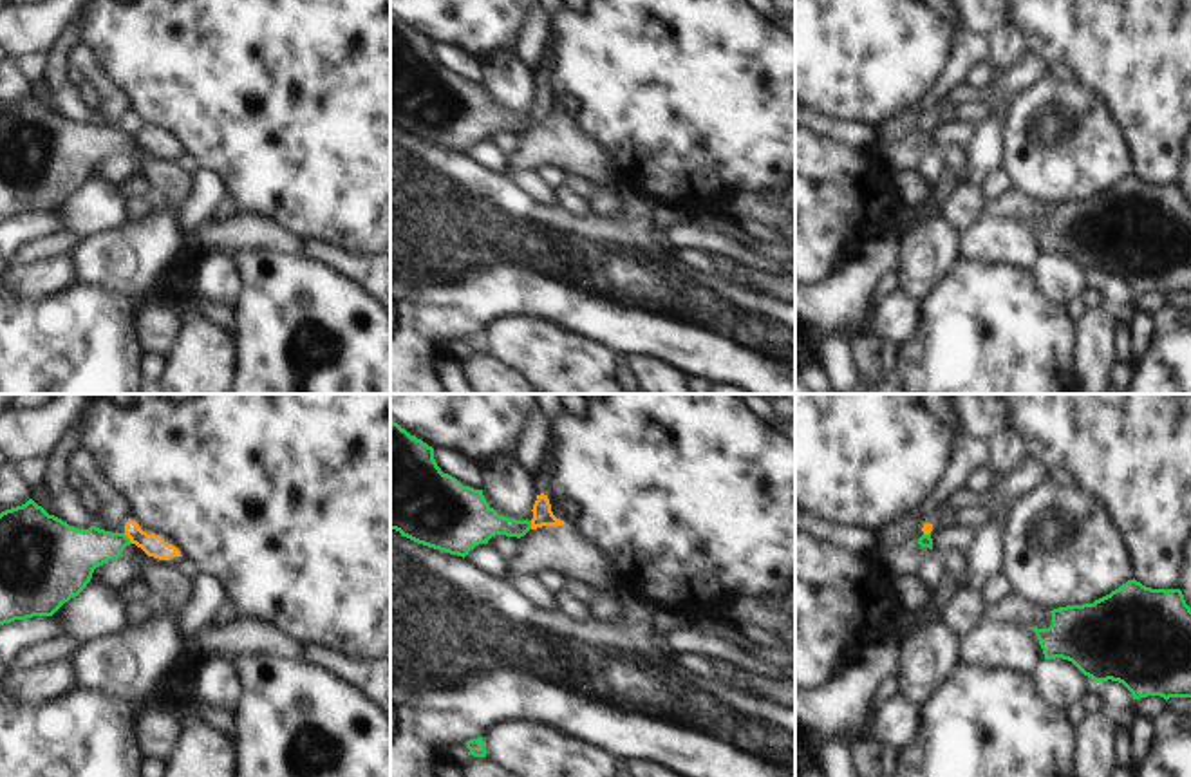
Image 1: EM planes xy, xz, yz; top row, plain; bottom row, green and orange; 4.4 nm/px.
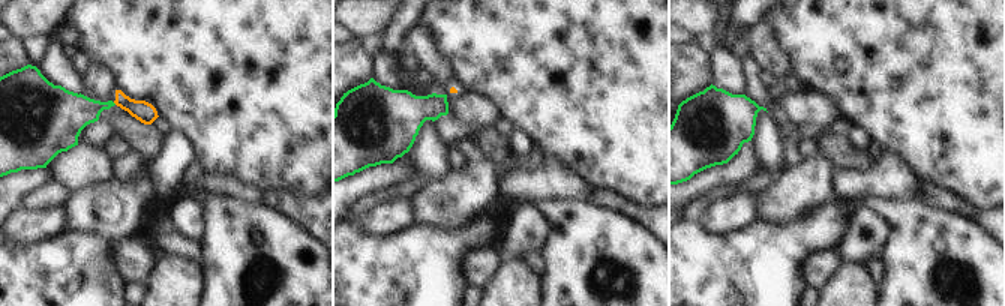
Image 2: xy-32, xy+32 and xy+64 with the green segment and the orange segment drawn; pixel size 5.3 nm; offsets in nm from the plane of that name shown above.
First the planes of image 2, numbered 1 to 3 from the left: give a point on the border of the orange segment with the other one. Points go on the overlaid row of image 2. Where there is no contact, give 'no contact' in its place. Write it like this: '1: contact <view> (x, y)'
1: no contact
2: no contact
3: no contact

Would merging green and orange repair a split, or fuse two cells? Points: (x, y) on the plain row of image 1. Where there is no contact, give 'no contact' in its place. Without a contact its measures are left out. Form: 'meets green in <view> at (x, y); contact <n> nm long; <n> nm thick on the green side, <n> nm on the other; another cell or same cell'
meets green in xy at (129, 134); contact 60 nm long; 220 nm thick on the green side, 100 nm on the other; another cell

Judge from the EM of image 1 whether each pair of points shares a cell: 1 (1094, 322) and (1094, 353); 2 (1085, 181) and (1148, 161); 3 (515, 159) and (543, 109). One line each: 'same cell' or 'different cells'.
1: same cell
2: different cells
3: same cell

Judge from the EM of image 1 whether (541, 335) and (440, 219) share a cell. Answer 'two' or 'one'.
two

